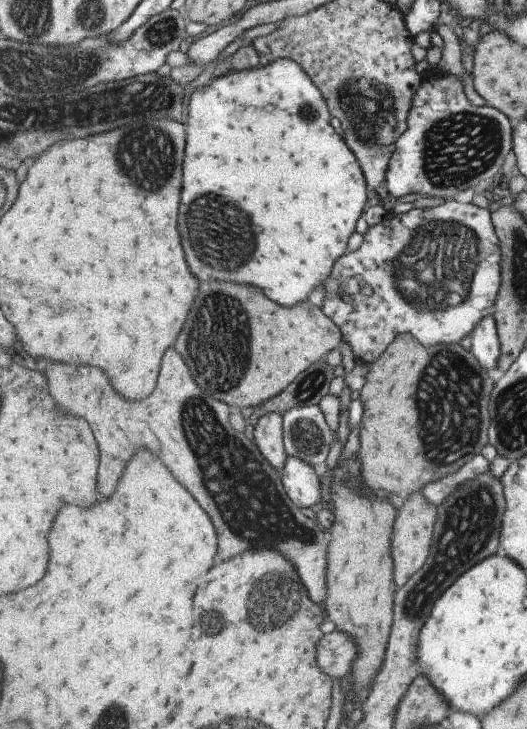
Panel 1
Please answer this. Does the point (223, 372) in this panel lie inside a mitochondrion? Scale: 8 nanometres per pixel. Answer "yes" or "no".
yes

